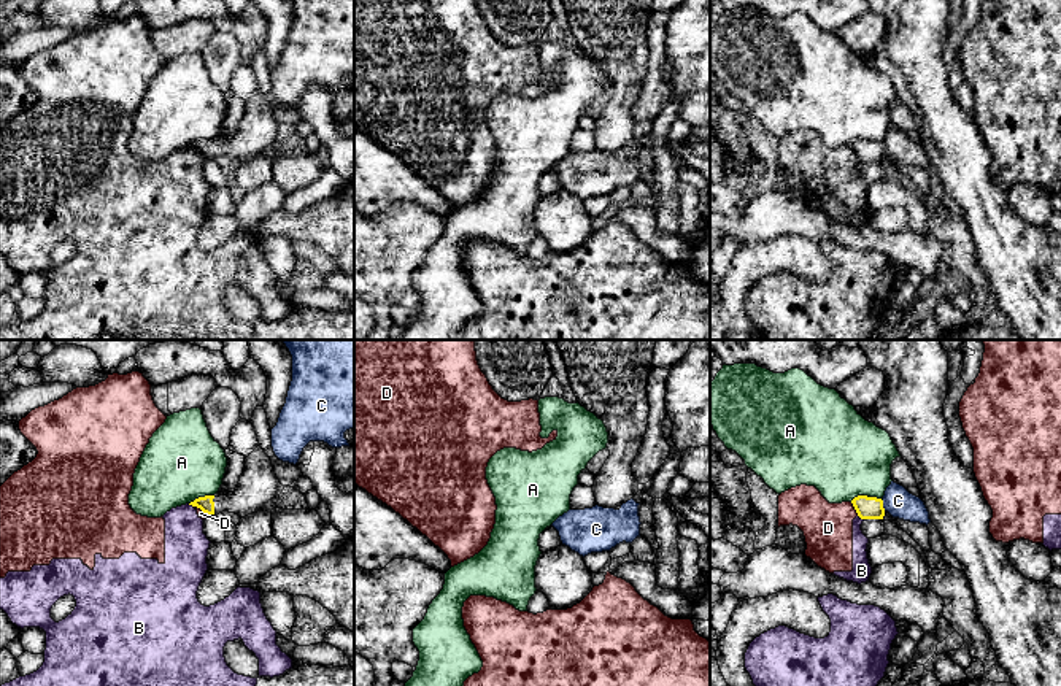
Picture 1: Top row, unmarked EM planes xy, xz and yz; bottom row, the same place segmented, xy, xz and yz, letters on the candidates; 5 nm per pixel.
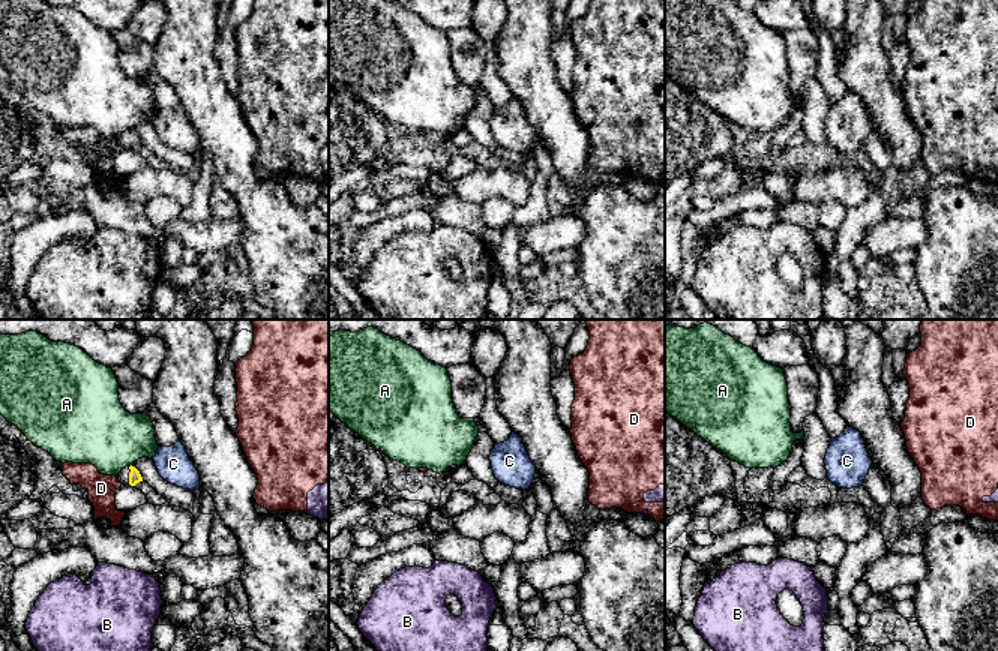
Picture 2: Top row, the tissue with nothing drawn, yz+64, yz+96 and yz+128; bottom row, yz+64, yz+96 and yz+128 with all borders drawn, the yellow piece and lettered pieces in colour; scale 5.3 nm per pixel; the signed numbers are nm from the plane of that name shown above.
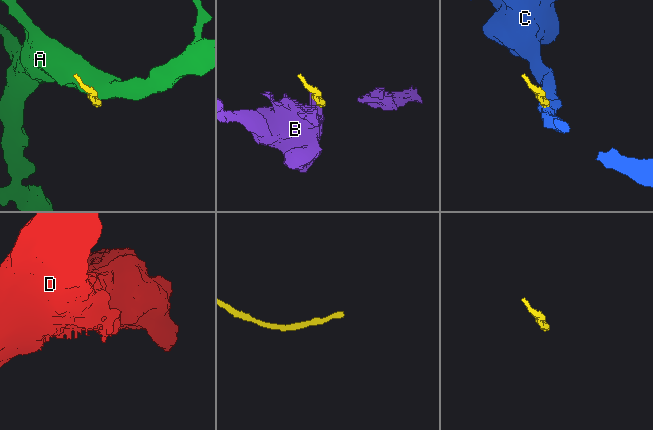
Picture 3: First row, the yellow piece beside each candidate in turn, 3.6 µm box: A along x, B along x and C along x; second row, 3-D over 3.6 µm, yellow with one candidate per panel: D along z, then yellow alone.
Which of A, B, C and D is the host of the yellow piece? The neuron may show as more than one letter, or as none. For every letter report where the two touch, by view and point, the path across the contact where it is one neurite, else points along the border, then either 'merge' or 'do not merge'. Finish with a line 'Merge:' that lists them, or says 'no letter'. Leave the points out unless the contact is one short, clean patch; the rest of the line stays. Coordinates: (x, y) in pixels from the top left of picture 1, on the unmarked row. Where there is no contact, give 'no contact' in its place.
A: yz (866, 140) | do not merge
B: yz (861, 162) | along yz (858, 159), (863, 164) | do not merge
C: yz (882, 150) | do not merge
D: yz (855, 153) | do not merge
Merge: no letter

